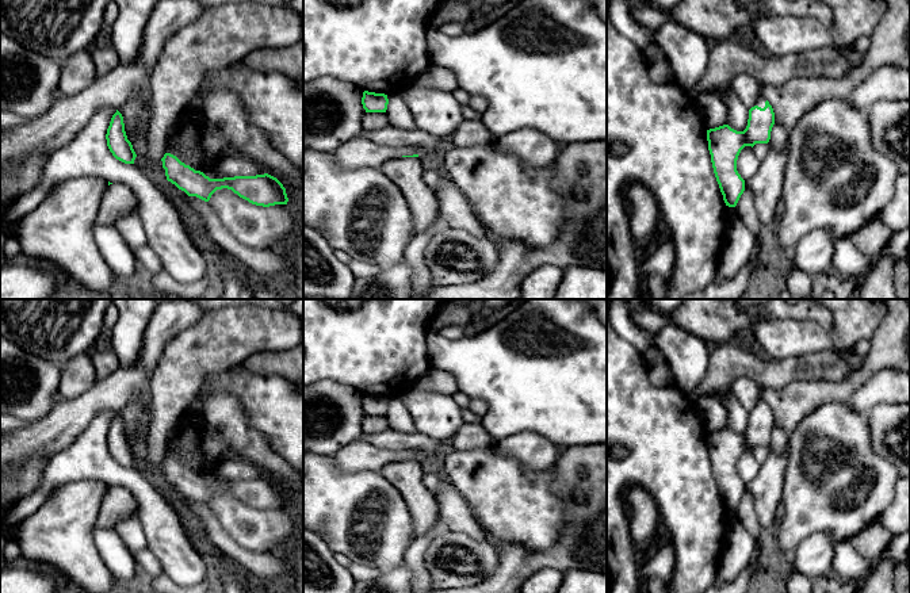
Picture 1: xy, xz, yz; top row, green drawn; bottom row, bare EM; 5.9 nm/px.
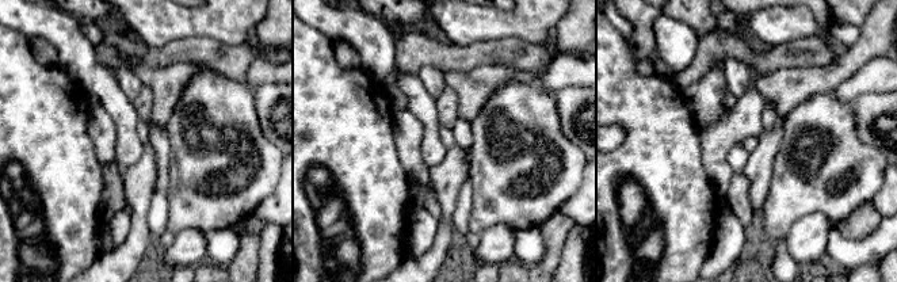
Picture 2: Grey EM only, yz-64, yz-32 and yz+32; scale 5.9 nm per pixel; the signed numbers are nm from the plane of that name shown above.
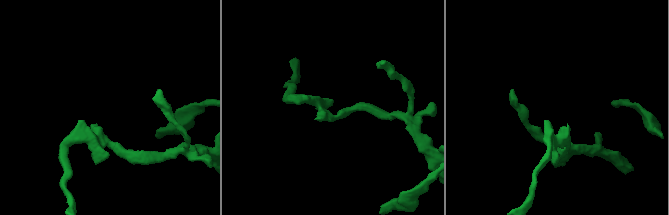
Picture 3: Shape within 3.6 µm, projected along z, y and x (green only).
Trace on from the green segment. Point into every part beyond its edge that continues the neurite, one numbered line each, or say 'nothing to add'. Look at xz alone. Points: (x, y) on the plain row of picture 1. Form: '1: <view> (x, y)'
1: xz (358, 455)

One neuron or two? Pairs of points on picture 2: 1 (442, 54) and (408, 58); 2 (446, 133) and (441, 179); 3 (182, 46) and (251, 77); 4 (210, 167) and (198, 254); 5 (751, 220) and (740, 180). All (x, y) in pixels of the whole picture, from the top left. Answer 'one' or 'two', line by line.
1: one
2: two
3: two
4: two
5: one

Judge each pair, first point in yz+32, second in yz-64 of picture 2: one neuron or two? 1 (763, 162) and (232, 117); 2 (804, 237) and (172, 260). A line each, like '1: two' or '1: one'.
1: two
2: one

